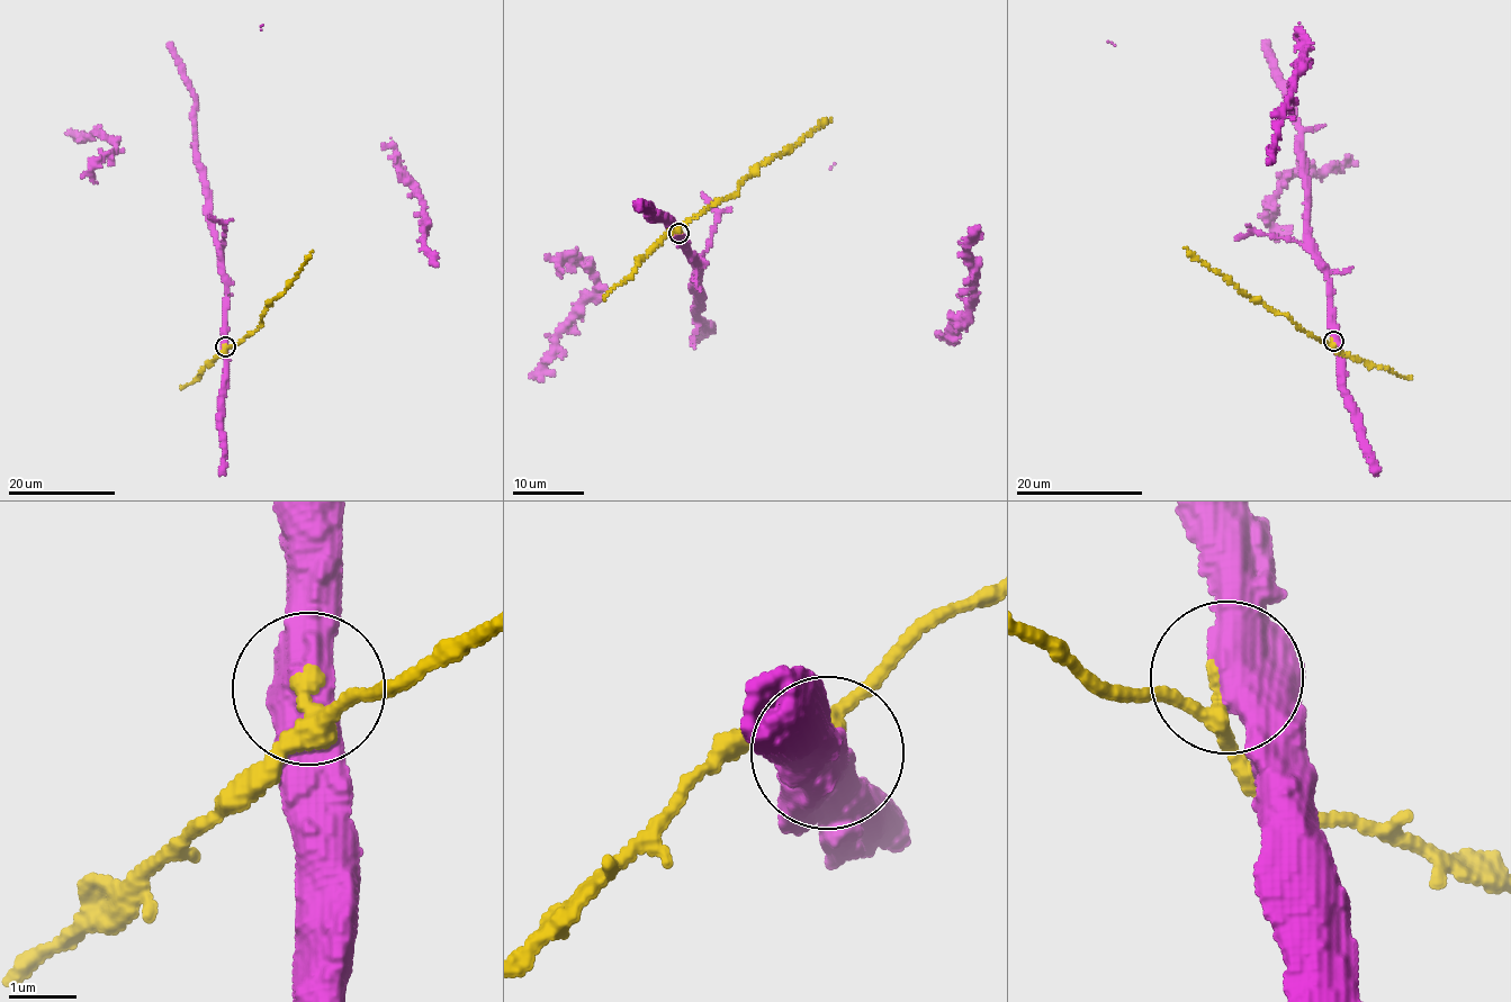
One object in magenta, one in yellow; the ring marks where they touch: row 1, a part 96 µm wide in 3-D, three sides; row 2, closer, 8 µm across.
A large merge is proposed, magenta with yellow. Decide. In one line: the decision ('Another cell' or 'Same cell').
Another cell

